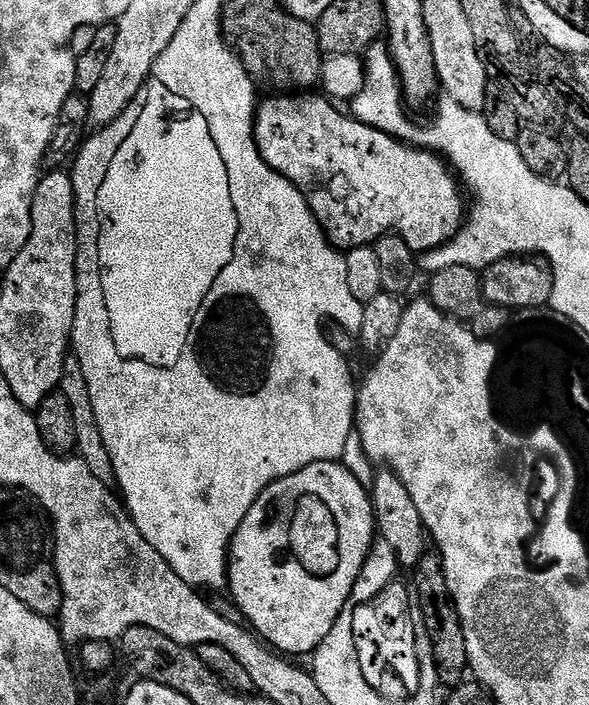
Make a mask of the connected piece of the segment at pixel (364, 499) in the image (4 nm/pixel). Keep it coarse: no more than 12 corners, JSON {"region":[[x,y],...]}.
{"region":[[343,463],[275,480],[227,587],[265,644],[315,653],[378,536]]}

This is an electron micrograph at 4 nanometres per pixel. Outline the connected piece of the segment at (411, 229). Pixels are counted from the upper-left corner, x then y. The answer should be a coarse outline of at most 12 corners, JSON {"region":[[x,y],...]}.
{"region":[[320,94],[261,99],[260,157],[341,250],[423,254],[466,200],[437,153]]}

